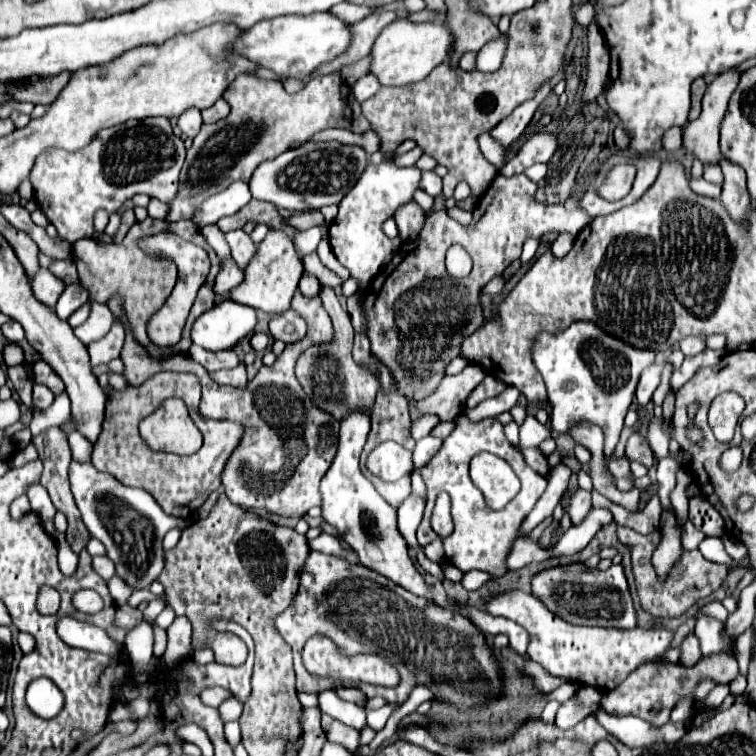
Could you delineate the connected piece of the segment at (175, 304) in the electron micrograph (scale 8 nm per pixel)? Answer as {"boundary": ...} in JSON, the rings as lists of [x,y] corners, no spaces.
{"boundary":[[[161,232],[161,234],[155,236],[145,237],[140,240],[139,245],[147,254],[161,254],[165,258],[171,258],[177,264],[177,268],[179,268],[179,280],[177,280],[177,284],[175,284],[169,300],[149,320],[149,326],[147,326],[149,336],[151,336],[151,340],[155,344],[159,344],[159,346],[171,346],[171,344],[175,344],[181,338],[181,332],[183,332],[183,326],[187,322],[189,310],[191,310],[191,306],[195,302],[197,290],[201,288],[201,284],[205,282],[205,278],[209,274],[209,256],[207,256],[207,252],[201,246],[195,246],[191,242],[185,242],[185,240],[181,240],[173,232]]]}

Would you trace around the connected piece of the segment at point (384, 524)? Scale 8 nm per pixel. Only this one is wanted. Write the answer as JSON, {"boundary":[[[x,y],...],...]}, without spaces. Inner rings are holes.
{"boundary":[[[355,410],[345,420],[341,420],[339,432],[339,450],[329,468],[329,472],[321,480],[321,516],[337,528],[339,538],[343,538],[359,556],[359,562],[367,568],[385,574],[389,580],[413,590],[413,594],[421,594],[431,600],[431,590],[413,566],[409,556],[409,548],[401,532],[397,530],[397,510],[393,510],[373,488],[373,484],[359,470],[359,456],[365,446],[371,422],[369,412]]]}

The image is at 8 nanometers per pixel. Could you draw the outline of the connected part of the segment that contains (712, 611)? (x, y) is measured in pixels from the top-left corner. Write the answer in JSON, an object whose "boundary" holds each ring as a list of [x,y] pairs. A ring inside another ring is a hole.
{"boundary":[[[709,602],[709,604],[705,604],[703,608],[699,608],[699,612],[695,614],[695,620],[697,618],[701,618],[701,616],[709,616],[709,618],[715,618],[715,620],[721,620],[721,622],[725,622],[727,620],[727,610],[725,610],[725,606],[721,604],[721,602]]]}

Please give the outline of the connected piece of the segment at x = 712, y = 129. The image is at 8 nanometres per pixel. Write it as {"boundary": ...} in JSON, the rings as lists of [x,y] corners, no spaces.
{"boundary":[[[731,68],[723,74],[719,74],[707,88],[705,96],[703,96],[703,110],[701,110],[701,116],[693,122],[689,122],[683,130],[683,148],[697,160],[701,160],[701,164],[719,164],[723,160],[723,154],[719,150],[719,126],[721,126],[721,120],[725,116],[725,110],[727,110],[727,102],[731,98],[731,94],[735,92],[737,84],[739,84],[739,76],[741,72],[737,68]]]}

